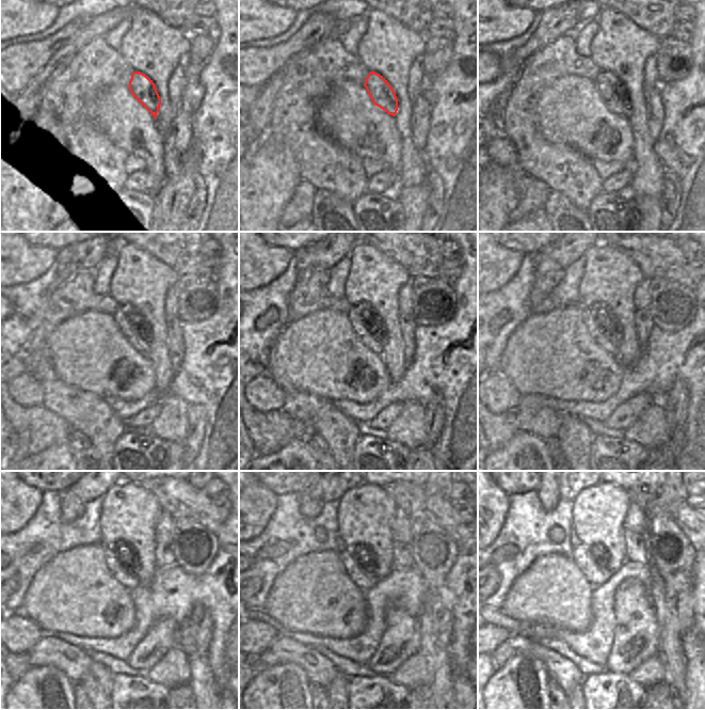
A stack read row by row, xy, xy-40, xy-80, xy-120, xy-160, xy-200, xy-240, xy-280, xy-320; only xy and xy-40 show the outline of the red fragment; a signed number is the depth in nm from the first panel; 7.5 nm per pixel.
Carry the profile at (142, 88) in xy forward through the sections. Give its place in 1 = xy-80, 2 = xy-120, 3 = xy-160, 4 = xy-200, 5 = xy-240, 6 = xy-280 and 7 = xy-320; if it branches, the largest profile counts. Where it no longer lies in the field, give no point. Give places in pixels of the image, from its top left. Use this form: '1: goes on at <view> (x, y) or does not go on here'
1: goes on at xy-80 (614, 93)
2: goes on at xy-120 (132, 327)
3: goes on at xy-160 (369, 328)
4: goes on at xy-200 (601, 331)
5: goes on at xy-240 (123, 573)
6: goes on at xy-280 (361, 574)
7: goes on at xy-320 (596, 573)

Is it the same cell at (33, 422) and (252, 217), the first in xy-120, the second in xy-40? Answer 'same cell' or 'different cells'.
different cells

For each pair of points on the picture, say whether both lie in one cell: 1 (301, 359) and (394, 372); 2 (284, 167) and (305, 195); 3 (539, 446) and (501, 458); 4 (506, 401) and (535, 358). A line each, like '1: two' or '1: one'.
1: two
2: two
3: one
4: two

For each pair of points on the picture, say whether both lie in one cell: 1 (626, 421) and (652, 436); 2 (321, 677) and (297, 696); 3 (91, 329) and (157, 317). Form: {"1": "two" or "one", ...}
{"1": "two", "2": "two", "3": "two"}

